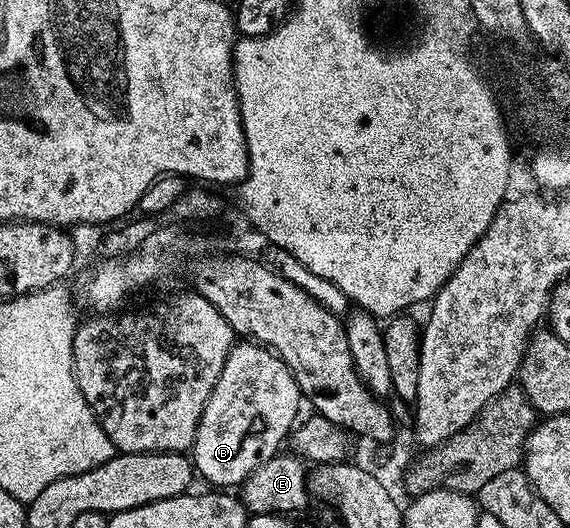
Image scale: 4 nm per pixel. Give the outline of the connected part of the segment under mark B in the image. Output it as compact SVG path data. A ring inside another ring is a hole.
M254 341L236 342L235 346L228 350L222 363L223 367L220 366L218 368L219 376L217 377L217 385L213 385L213 393L209 393L209 401L205 405L205 409L201 413L201 421L197 425L195 445L193 448L193 466L197 472L198 478L200 480L203 478L204 481L207 482L207 485L210 485L212 488L235 489L244 483L258 467L265 465L265 461L269 461L273 456L280 454L282 447L279 446L281 446L282 443L284 446L285 440L290 436L293 428L296 426L297 420L300 418L299 403L301 404L301 392L297 381L293 377L293 373L285 365L285 361L281 361L274 351Z

